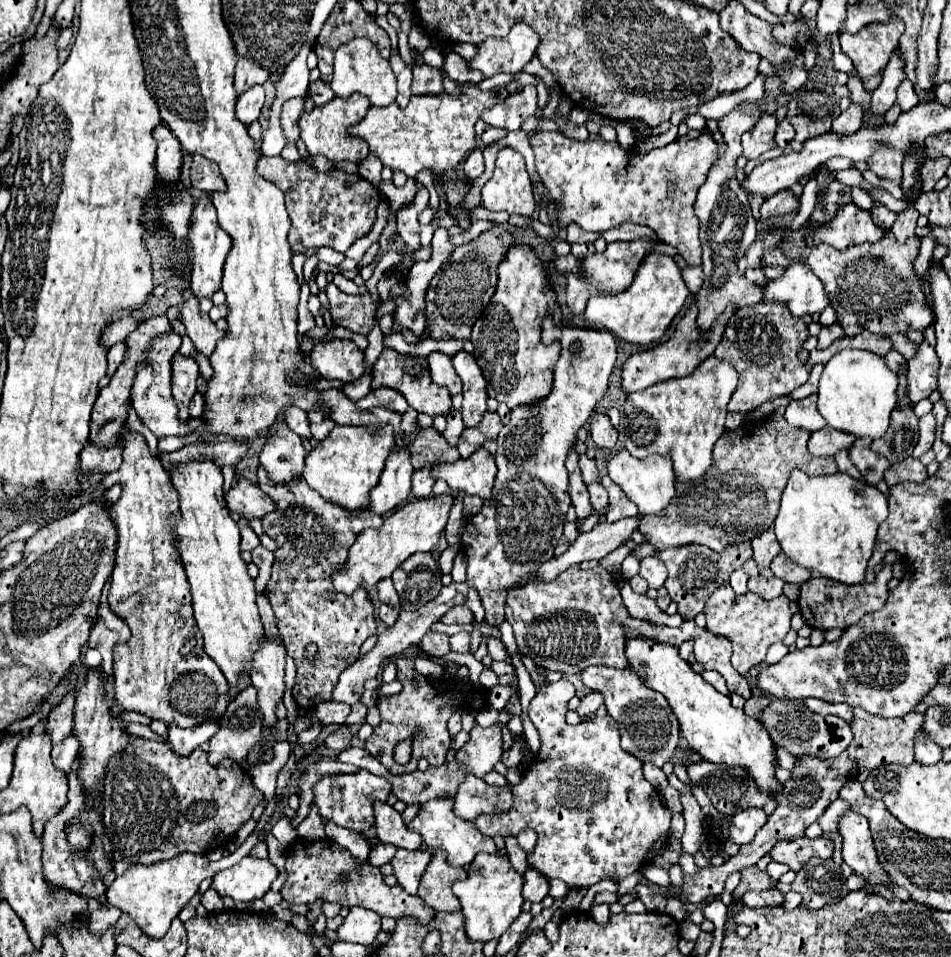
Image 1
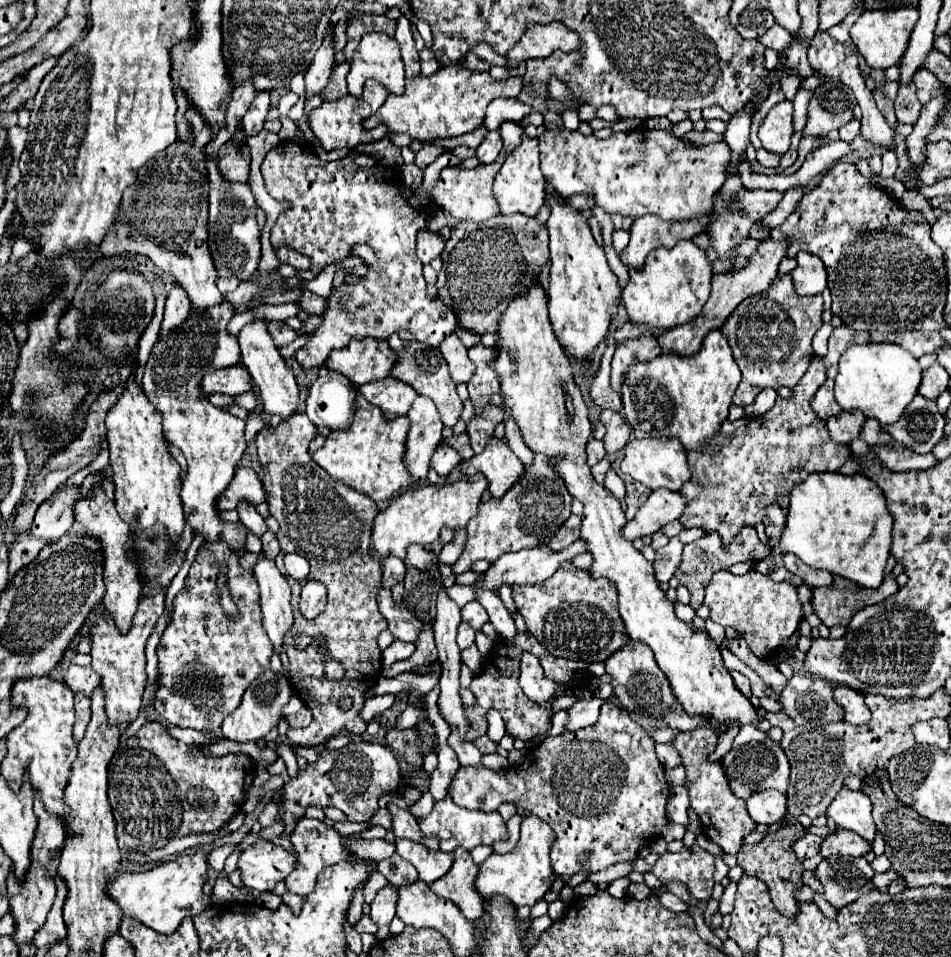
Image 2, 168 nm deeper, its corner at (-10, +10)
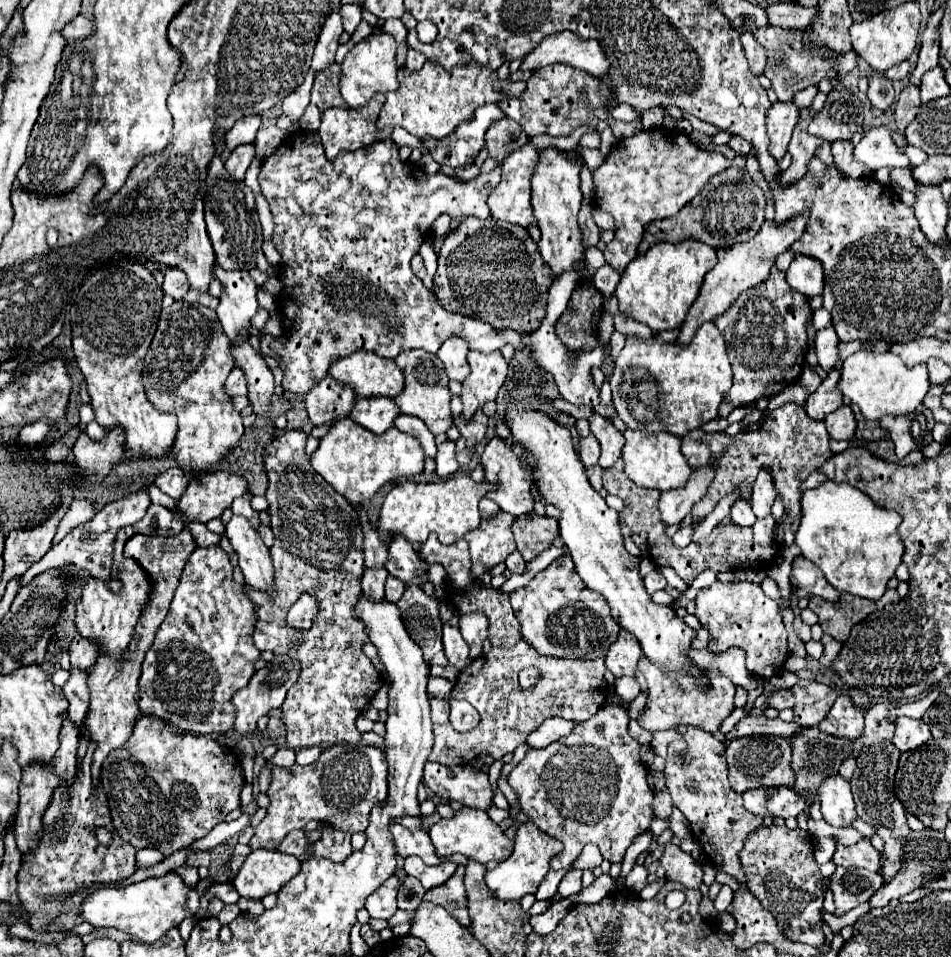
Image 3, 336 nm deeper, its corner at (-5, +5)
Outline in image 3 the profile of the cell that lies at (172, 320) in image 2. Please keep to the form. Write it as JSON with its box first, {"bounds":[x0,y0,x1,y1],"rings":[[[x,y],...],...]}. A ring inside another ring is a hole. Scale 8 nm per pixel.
{"bounds":[162,268,188,302],"rings":[[[168,268],[164,272],[164,284],[162,284],[162,290],[164,294],[170,294],[176,298],[176,302],[188,292],[188,278],[184,274],[182,268]]]}

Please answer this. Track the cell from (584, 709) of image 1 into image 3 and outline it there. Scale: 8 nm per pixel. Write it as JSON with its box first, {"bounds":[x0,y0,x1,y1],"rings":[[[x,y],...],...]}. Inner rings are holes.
{"bounds":[526,718,576,748],"rings":[[[548,718],[546,722],[542,722],[542,726],[538,726],[538,730],[530,732],[526,738],[526,744],[530,748],[546,748],[548,744],[556,742],[562,736],[568,736],[574,730],[576,722],[564,720],[564,718]]]}

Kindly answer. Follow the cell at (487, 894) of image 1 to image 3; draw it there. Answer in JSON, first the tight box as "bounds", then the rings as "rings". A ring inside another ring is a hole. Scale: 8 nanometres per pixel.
{"bounds":[486,822,562,900],"rings":[[[522,822],[516,828],[512,856],[502,864],[498,864],[494,870],[486,872],[486,884],[502,900],[520,900],[526,894],[536,894],[538,884],[548,874],[550,860],[560,852],[562,852],[562,842],[550,838],[548,834],[542,834],[532,822]]]}

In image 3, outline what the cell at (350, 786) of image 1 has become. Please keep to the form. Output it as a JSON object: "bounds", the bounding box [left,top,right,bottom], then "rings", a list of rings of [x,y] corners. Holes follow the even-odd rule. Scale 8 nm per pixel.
{"bounds":[250,744,388,850],"rings":[[[334,744],[324,748],[324,752],[320,754],[320,758],[310,764],[310,766],[290,766],[290,768],[280,768],[280,766],[272,766],[270,762],[266,762],[272,768],[272,784],[268,788],[268,796],[270,796],[270,806],[268,806],[268,814],[266,818],[260,822],[260,826],[256,828],[256,834],[250,840],[250,848],[266,848],[266,850],[276,850],[280,840],[296,830],[296,828],[304,828],[306,822],[310,820],[318,820],[322,824],[328,824],[336,830],[354,834],[354,832],[364,832],[368,826],[368,814],[372,810],[372,806],[380,804],[386,800],[388,796],[388,762],[386,762],[386,754],[380,748],[374,746],[366,746],[366,744]]]}

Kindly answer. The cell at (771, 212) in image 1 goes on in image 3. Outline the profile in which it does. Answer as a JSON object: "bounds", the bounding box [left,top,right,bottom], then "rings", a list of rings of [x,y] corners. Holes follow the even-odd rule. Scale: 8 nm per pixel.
{"bounds":[638,168,766,254],"rings":[[[740,168],[724,170],[722,174],[710,178],[710,182],[702,188],[702,194],[698,194],[698,198],[688,202],[688,206],[682,208],[674,218],[650,222],[644,230],[638,254],[644,254],[650,246],[658,242],[680,242],[682,238],[702,240],[712,248],[746,242],[754,238],[754,234],[760,230],[764,222],[764,208],[766,208],[766,196],[762,188],[754,180],[750,180],[748,170]]]}

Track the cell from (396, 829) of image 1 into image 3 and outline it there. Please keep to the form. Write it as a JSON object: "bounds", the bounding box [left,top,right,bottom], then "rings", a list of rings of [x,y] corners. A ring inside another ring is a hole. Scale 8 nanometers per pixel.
{"bounds":[390,824,440,866],"rings":[[[392,824],[390,830],[394,834],[394,842],[400,858],[420,856],[430,866],[436,866],[440,862],[440,858],[434,854],[434,846],[426,830],[408,830],[400,824]]]}

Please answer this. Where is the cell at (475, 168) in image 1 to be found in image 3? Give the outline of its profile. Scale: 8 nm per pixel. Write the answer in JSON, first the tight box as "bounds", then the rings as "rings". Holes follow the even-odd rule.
{"bounds":[486,118,524,162],"rings":[[[500,118],[490,124],[486,132],[486,150],[490,158],[502,162],[506,154],[524,146],[524,130],[510,118]]]}

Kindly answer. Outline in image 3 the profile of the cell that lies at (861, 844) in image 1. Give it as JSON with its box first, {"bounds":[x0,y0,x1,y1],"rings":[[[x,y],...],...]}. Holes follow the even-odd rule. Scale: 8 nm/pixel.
{"bounds":[818,774,856,826],"rings":[[[840,774],[828,776],[818,786],[818,796],[822,802],[822,814],[824,820],[832,826],[850,826],[852,820],[856,820],[854,800],[850,792],[850,784]]]}

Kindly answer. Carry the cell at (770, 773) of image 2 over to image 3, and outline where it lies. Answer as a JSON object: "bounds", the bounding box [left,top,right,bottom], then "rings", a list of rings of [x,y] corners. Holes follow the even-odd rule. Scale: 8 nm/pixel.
{"bounds":[726,734,794,794],"rings":[[[772,734],[744,736],[738,740],[732,740],[726,746],[726,758],[728,758],[728,768],[730,768],[730,786],[738,794],[742,794],[748,788],[792,786],[794,784],[794,772],[790,768],[792,750],[790,750],[788,738],[772,736]]]}

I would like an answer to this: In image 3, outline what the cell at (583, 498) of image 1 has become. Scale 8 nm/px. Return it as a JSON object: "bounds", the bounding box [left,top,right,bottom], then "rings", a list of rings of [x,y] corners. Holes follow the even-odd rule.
{"bounds":[508,402,696,672],"rings":[[[512,402],[508,404],[508,426],[512,430],[512,442],[522,444],[536,460],[538,466],[534,476],[546,502],[552,502],[560,510],[560,538],[572,556],[582,582],[606,598],[612,616],[624,630],[638,638],[644,654],[654,664],[666,672],[678,672],[680,668],[688,672],[692,662],[684,656],[684,652],[690,650],[690,640],[696,632],[686,626],[672,608],[654,604],[650,600],[638,574],[640,558],[626,552],[618,526],[618,512],[610,510],[604,498],[590,486],[586,470],[574,450],[570,432],[564,426],[554,424],[546,414],[536,410],[520,410]]]}

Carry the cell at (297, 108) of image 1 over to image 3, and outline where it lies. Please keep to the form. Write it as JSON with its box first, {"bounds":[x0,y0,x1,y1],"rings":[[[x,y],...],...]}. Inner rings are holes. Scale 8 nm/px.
{"bounds":[312,4,344,72],"rings":[[[336,4],[332,14],[326,18],[326,22],[322,26],[322,32],[318,36],[318,42],[316,42],[316,52],[314,52],[314,58],[312,58],[312,70],[314,72],[324,70],[334,62],[334,54],[336,54],[336,48],[338,48],[338,38],[340,38],[342,32],[344,30],[342,30],[340,4]]]}

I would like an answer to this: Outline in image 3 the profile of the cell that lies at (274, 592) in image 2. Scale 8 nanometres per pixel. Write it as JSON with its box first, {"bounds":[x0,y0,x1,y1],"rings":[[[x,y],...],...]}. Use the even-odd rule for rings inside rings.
{"bounds":[226,516,274,590],"rings":[[[232,516],[226,524],[226,536],[238,556],[246,584],[258,590],[270,590],[274,582],[272,560],[266,544],[250,526],[250,522],[242,516]]]}

